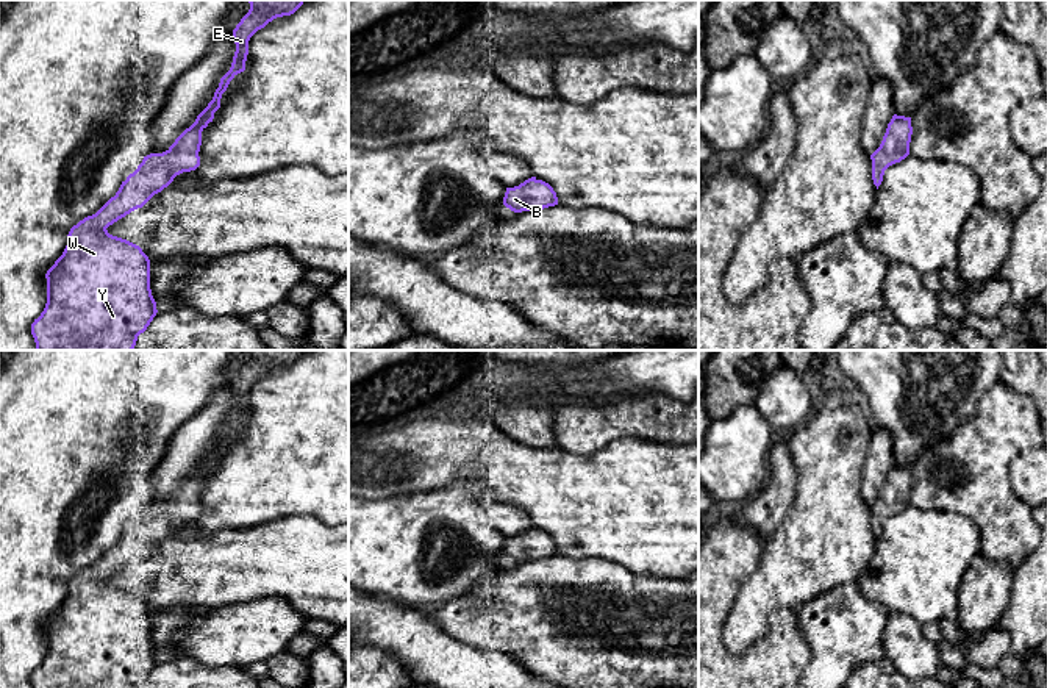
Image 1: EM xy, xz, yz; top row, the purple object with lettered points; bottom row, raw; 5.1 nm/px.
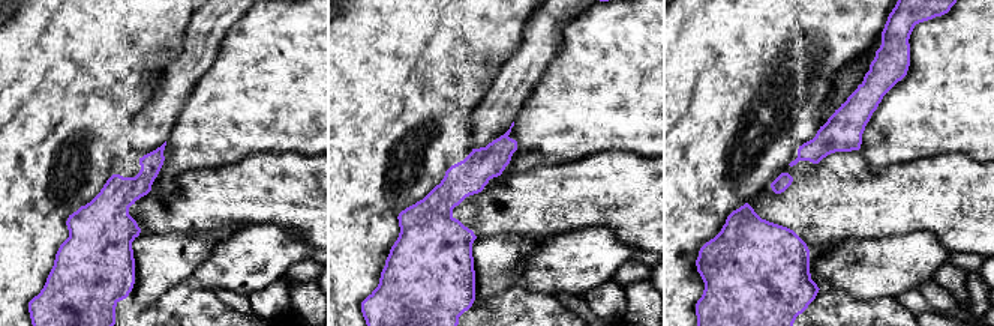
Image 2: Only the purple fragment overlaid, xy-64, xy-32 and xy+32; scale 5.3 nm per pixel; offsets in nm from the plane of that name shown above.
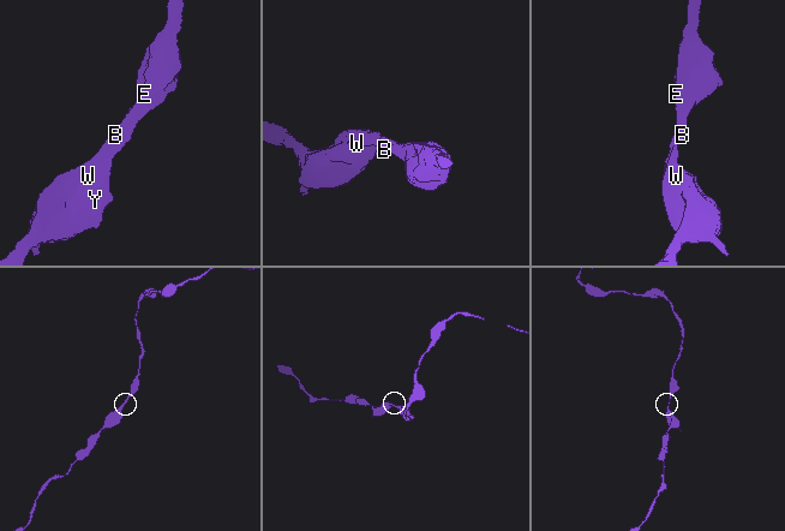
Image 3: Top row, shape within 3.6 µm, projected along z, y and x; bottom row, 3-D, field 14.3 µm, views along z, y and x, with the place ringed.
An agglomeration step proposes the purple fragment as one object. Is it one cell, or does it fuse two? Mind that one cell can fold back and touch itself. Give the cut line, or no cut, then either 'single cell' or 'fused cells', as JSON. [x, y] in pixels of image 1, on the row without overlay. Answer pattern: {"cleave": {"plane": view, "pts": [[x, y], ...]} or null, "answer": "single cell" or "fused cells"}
{"cleave": null, "answer": "single cell"}

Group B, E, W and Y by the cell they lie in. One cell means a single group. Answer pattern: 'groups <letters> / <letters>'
groups B E W Y

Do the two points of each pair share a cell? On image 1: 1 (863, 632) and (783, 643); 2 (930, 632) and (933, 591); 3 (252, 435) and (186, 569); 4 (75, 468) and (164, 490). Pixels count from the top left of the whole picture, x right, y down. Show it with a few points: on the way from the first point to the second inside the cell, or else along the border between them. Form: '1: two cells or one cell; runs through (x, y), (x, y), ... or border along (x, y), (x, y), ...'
1: two cells; border along (794, 612), (810, 649), (810, 662), (804, 671)
2: two cells; border along (938, 621), (922, 626)
3: two cells; border along (194, 521), (205, 533), (239, 527)
4: two cells; border along (166, 452), (152, 477), (152, 502)

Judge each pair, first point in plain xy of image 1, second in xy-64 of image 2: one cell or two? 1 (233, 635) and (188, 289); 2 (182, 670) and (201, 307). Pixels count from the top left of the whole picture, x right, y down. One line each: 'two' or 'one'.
1: two
2: one

